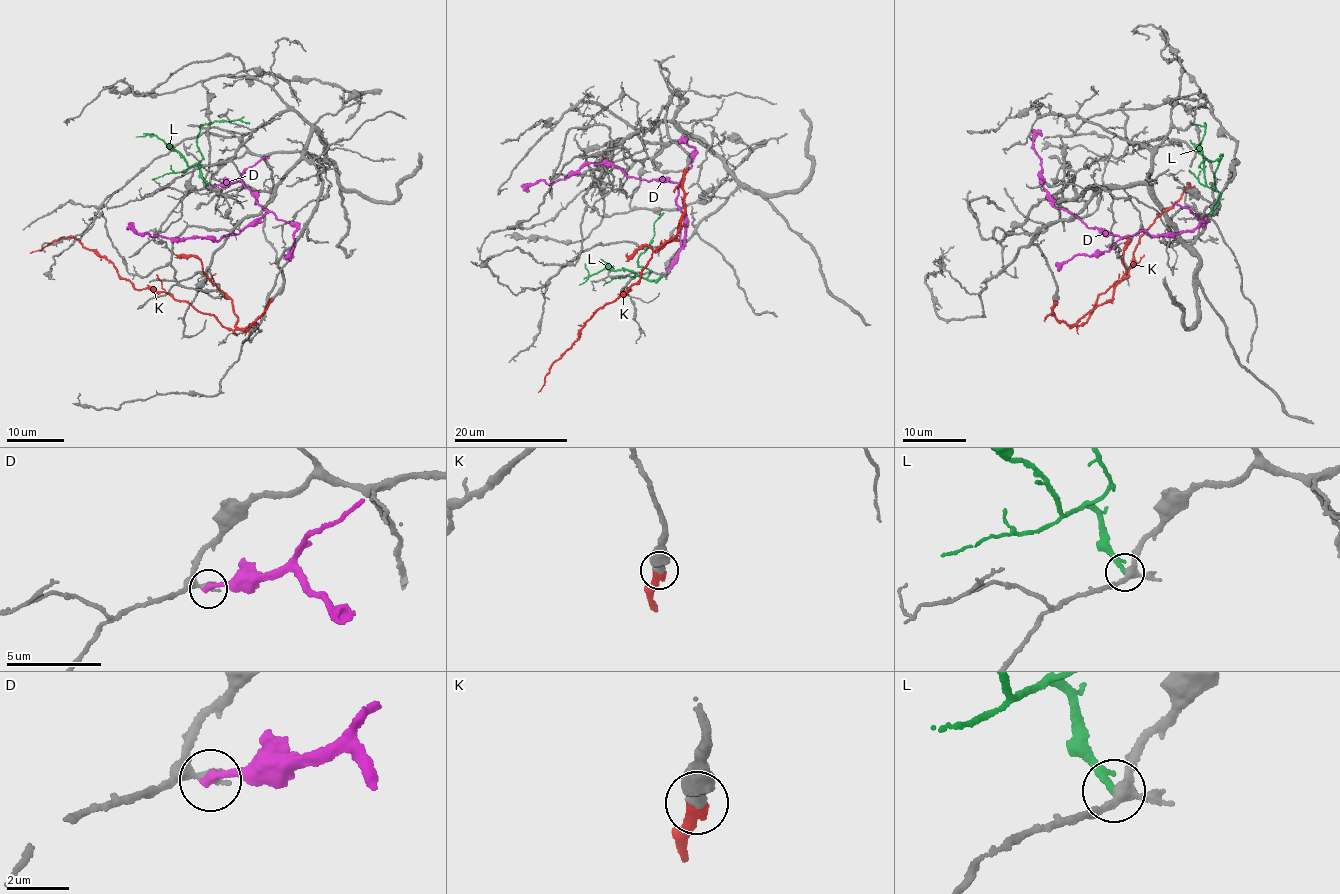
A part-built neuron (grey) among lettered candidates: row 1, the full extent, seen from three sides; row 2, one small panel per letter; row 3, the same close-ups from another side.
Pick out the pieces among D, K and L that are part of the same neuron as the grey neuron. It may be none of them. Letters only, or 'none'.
K

